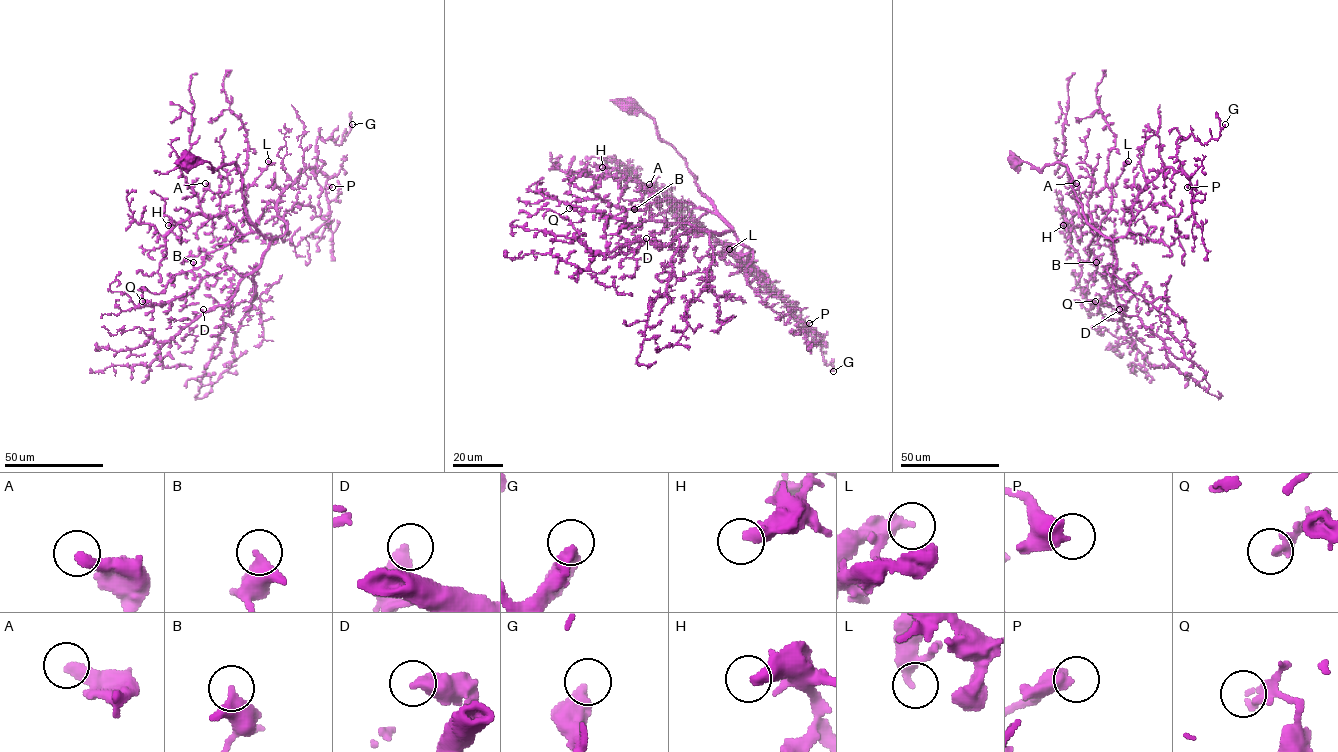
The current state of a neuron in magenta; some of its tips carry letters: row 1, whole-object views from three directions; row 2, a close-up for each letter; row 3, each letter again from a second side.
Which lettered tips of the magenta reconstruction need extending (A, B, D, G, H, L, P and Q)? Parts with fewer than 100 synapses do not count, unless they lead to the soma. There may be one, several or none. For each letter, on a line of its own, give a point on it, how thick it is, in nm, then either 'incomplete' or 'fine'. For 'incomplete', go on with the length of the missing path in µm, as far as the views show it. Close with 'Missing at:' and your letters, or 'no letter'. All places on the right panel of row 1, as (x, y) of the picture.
A: at (1076, 183); 400 nm thick; fine
B: at (1096, 262); 320 nm thick; fine
D: at (1119, 309); 420 nm thick; fine
G: at (1225, 124); 440 nm thick; fine
H: at (1063, 225); 440 nm thick; fine
L: at (1128, 161); 280 nm thick; fine
P: at (1187, 187); 500 nm thick; fine
Q: at (1095, 301); 320 nm thick; fine
Missing at: no letter

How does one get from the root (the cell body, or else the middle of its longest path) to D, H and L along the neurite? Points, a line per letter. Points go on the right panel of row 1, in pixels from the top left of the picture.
D: (1014, 160), (1039, 169), (1067, 166), (1083, 214), (1112, 242), (1113, 288), (1125, 306), (1119, 309)
H: (1014, 160), (1039, 169), (1067, 166), (1082, 213), (1099, 232), (1089, 214), (1077, 212), (1063, 225)
L: (1014, 160), (1039, 169), (1064, 164), (1083, 214), (1099, 232), (1112, 202), (1111, 188), (1128, 161)

